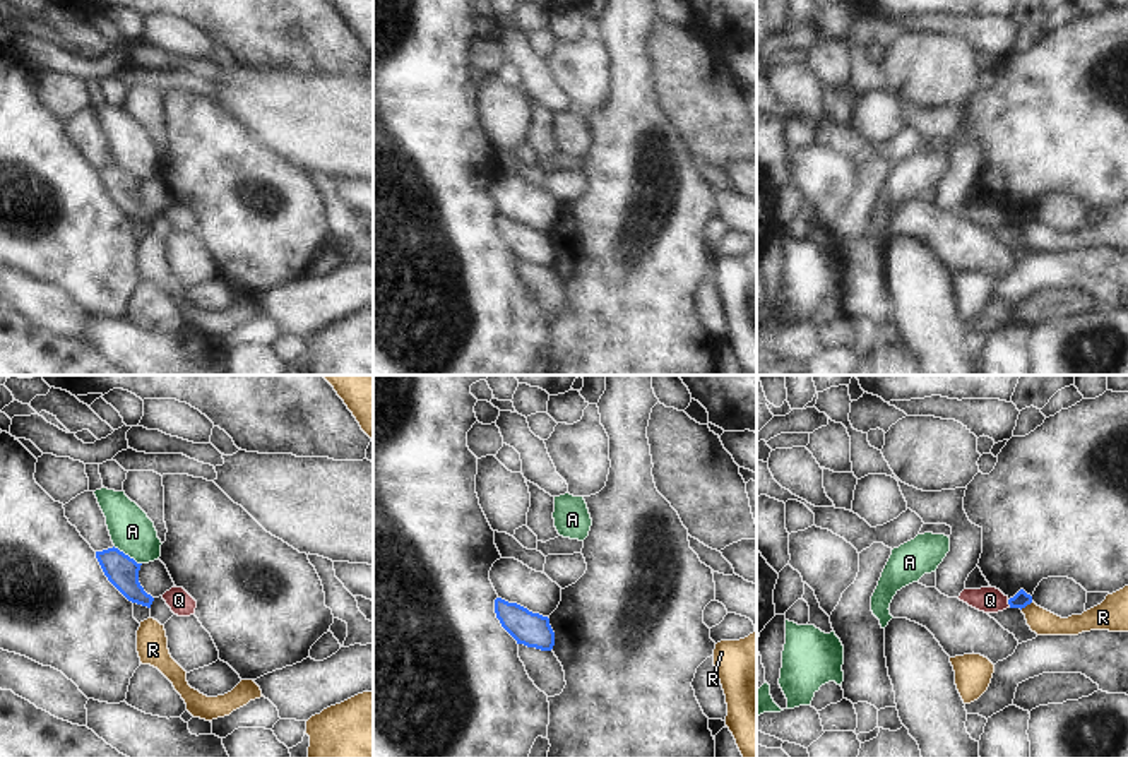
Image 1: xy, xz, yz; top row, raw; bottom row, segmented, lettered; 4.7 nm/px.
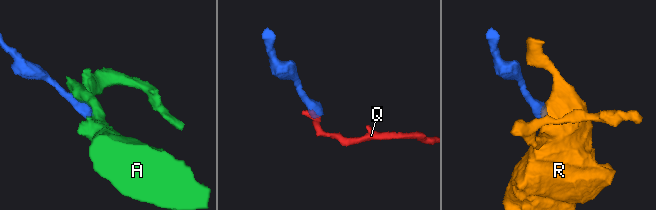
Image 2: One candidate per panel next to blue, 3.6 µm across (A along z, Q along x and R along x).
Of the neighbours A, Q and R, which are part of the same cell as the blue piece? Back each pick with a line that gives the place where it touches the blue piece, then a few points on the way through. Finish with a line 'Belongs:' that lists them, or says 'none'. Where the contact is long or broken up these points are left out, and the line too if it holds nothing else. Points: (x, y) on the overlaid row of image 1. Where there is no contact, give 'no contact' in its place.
Belongs: none

